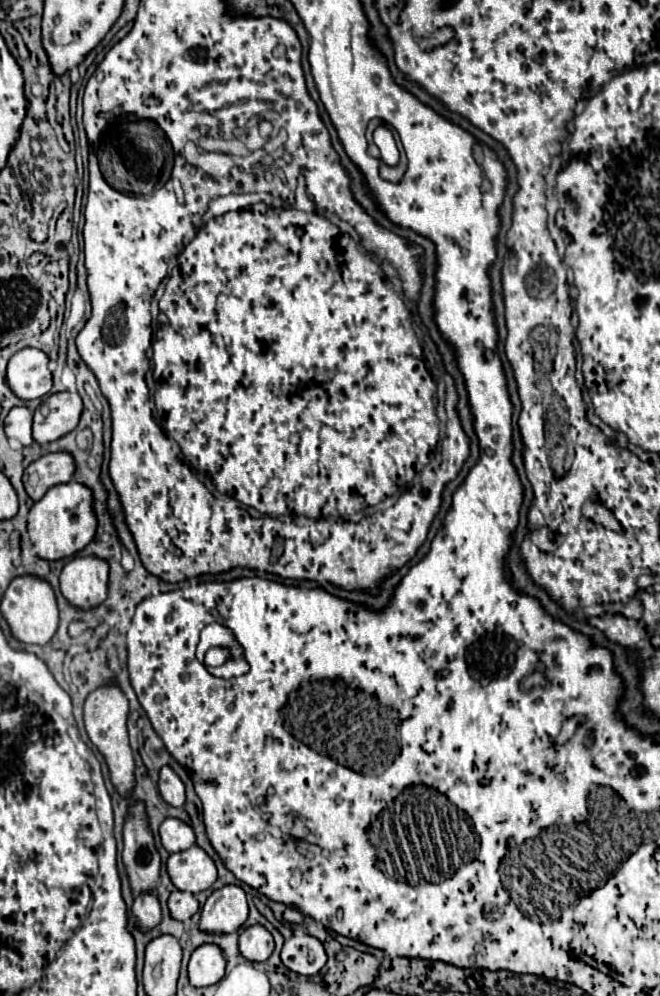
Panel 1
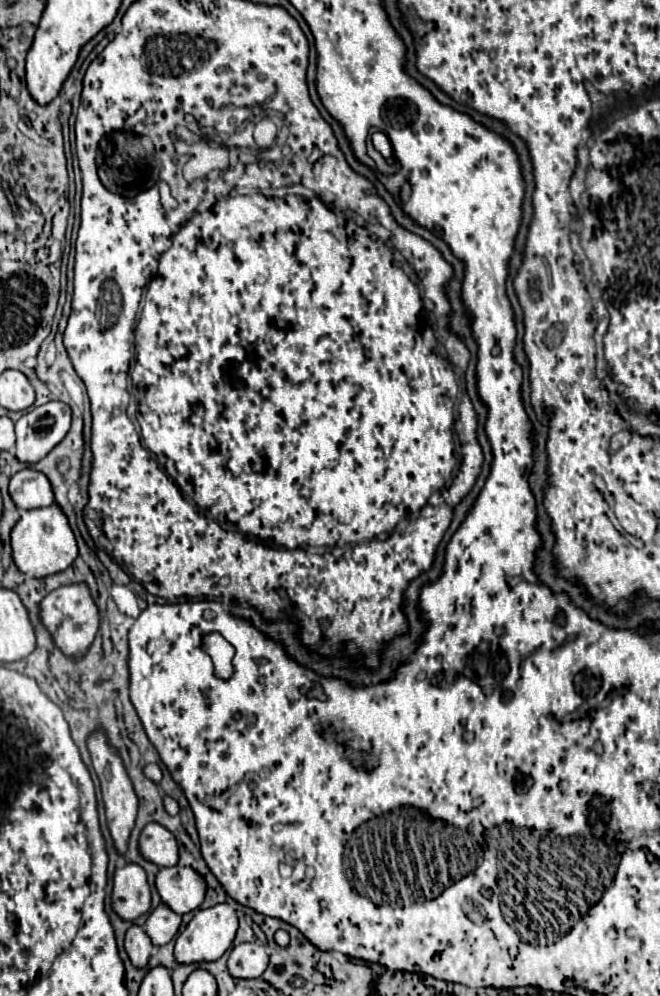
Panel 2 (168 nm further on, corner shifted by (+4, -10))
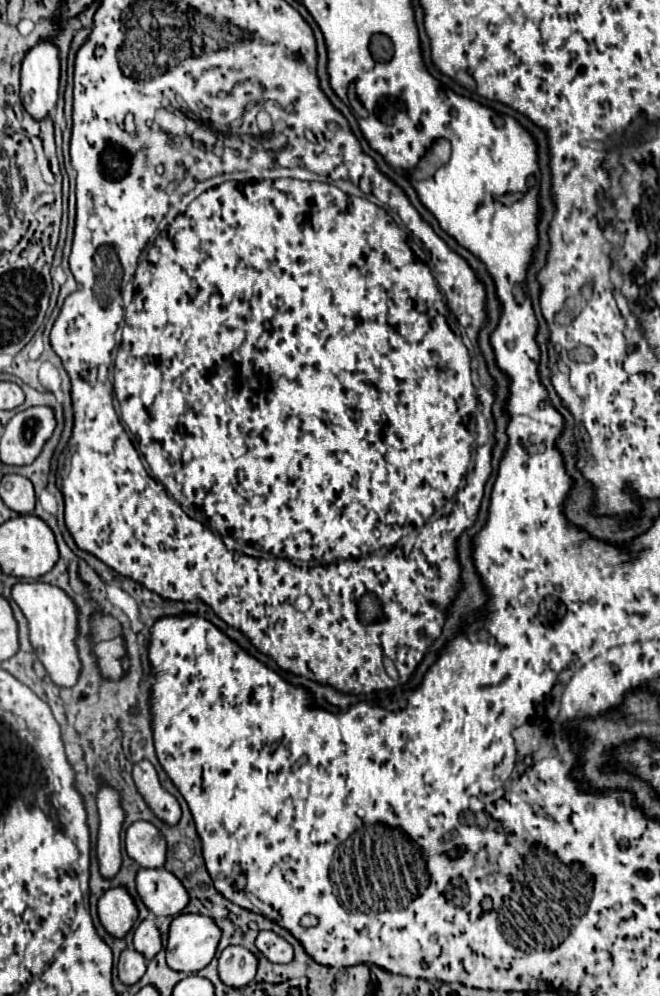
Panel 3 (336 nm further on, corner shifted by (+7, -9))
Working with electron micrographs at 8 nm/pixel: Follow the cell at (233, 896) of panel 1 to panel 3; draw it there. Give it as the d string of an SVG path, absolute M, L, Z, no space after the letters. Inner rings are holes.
M179 914L169 928L167 964L177 972L199 972L217 952L221 928L203 914Z

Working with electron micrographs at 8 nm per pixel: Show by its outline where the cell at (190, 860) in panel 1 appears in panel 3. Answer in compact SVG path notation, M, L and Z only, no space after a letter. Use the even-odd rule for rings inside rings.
M141 868L137 872L137 892L155 916L177 916L189 904L181 880L165 868Z

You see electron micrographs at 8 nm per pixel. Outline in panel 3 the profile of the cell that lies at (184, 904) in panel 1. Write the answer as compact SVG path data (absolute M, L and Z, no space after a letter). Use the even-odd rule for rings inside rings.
M143 920L137 930L135 930L135 938L133 938L133 946L137 952L141 952L145 956L145 960L151 960L161 948L161 932L157 928L157 924L153 920Z

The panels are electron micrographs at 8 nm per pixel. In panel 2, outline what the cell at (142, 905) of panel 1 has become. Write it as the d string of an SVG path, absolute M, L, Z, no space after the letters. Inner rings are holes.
M132 925L126 933L126 941L124 941L124 949L132 961L134 967L142 969L148 965L150 953L152 953L152 945L150 945L150 937L146 937L144 929L138 925Z

